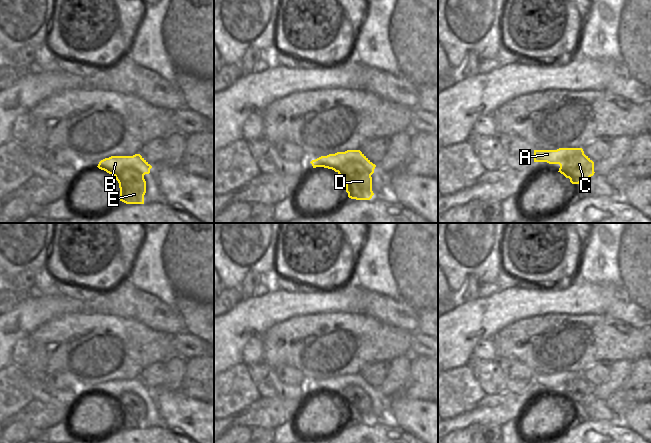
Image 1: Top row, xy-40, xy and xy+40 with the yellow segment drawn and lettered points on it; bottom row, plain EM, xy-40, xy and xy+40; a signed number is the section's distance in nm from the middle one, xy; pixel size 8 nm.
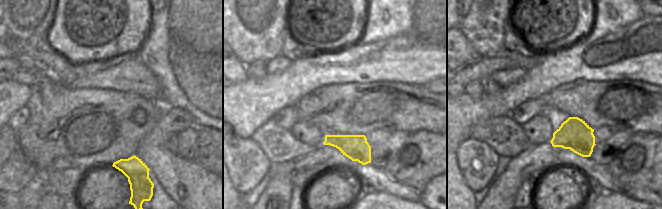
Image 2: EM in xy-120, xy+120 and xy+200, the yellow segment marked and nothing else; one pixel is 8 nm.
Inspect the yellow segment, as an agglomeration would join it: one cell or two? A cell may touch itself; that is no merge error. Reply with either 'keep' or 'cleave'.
keep

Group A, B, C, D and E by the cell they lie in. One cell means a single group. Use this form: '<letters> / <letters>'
A B C D E

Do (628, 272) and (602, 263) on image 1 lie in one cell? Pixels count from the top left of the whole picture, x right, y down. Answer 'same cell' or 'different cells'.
different cells

